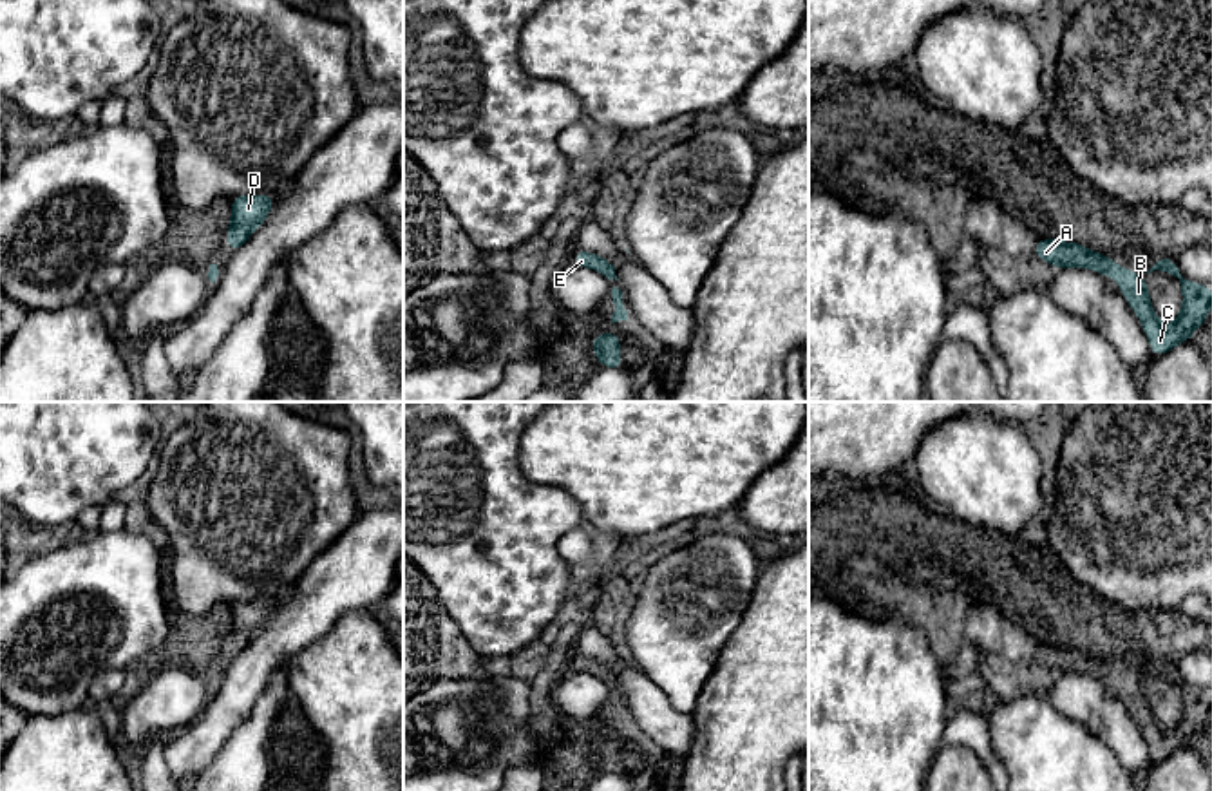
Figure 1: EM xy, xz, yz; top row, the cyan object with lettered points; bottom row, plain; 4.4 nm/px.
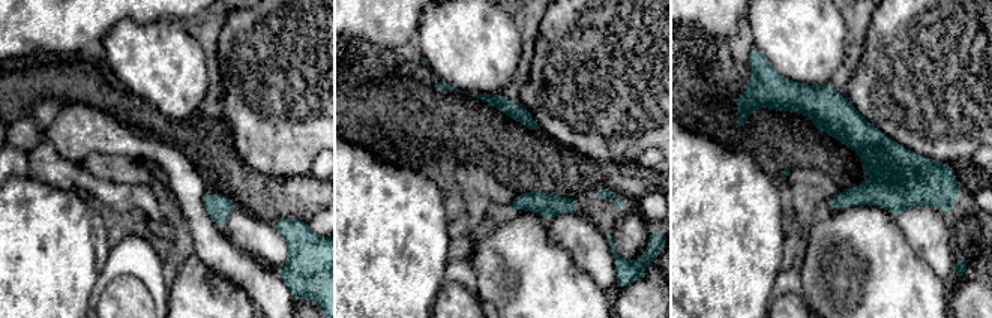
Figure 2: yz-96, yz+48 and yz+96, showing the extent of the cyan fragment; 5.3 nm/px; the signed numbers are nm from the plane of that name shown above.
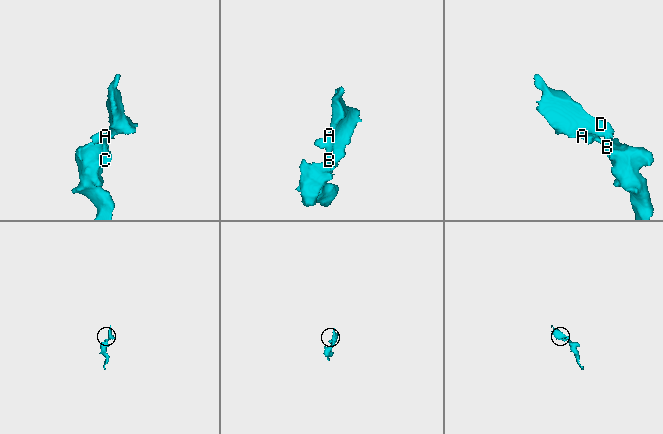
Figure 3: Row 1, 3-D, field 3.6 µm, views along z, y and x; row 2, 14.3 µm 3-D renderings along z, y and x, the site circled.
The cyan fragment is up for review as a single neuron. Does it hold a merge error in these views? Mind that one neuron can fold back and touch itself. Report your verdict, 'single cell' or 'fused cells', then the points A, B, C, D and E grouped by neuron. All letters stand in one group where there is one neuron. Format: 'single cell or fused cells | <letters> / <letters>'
single cell | A B C D E

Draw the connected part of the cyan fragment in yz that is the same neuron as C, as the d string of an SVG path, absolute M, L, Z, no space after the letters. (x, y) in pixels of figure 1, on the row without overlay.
M1037 644L1035 661L1058 675L1087 673L1100 677L1103 682L1111 681L1122 691L1122 700L1129 711L1136 717L1154 764L1181 748L1188 748L1190 740L1203 731L1212 713L1212 695L1187 686L1181 681L1178 666L1161 664L1147 677L1167 677L1181 690L1183 711L1179 722L1172 729L1161 729L1154 719L1145 682L1138 682L1132 675L1120 673L1109 661L1096 659L1078 648L1062 648L1056 644Z

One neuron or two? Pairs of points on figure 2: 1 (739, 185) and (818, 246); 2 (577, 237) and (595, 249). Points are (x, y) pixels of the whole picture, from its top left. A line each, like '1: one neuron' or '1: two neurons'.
1: two neurons
2: one neuron

